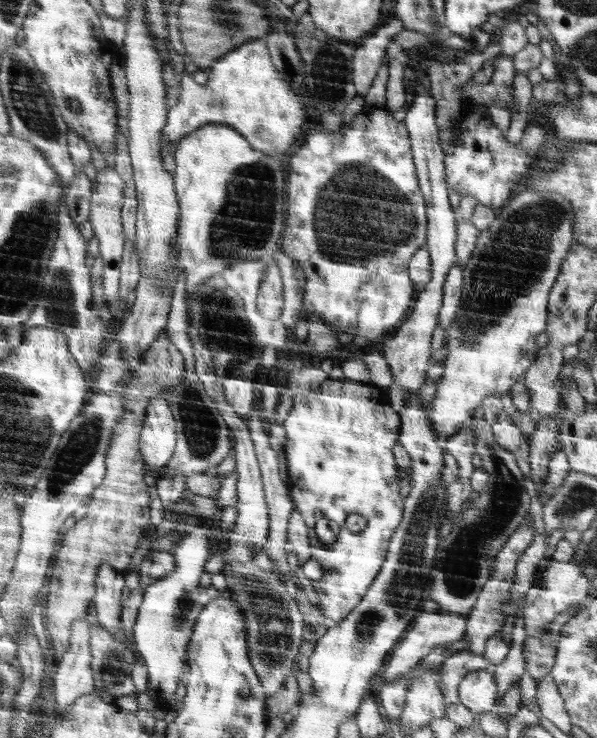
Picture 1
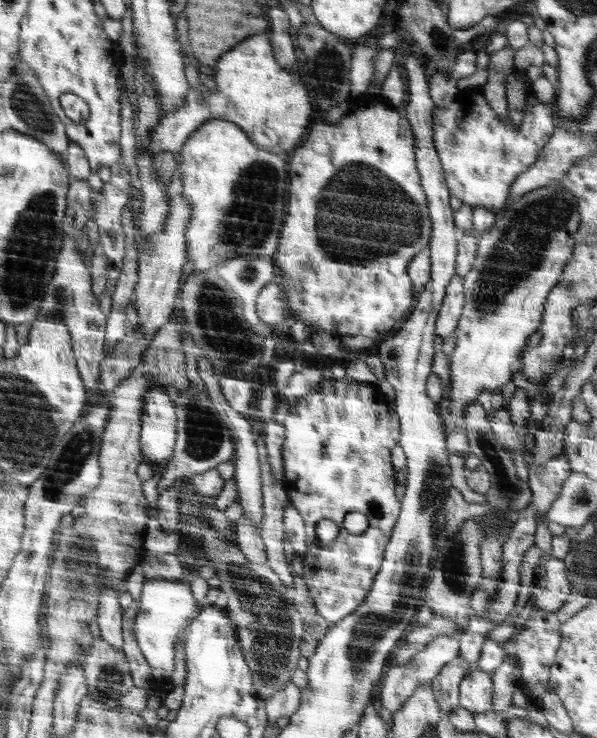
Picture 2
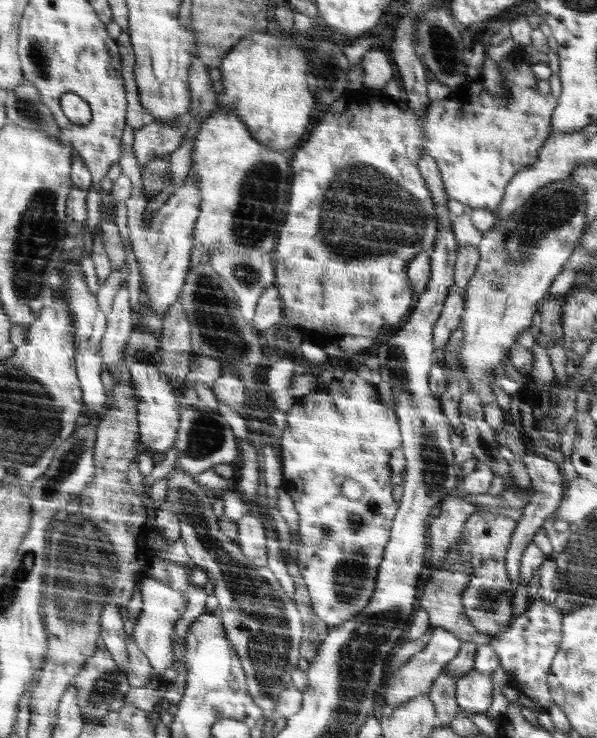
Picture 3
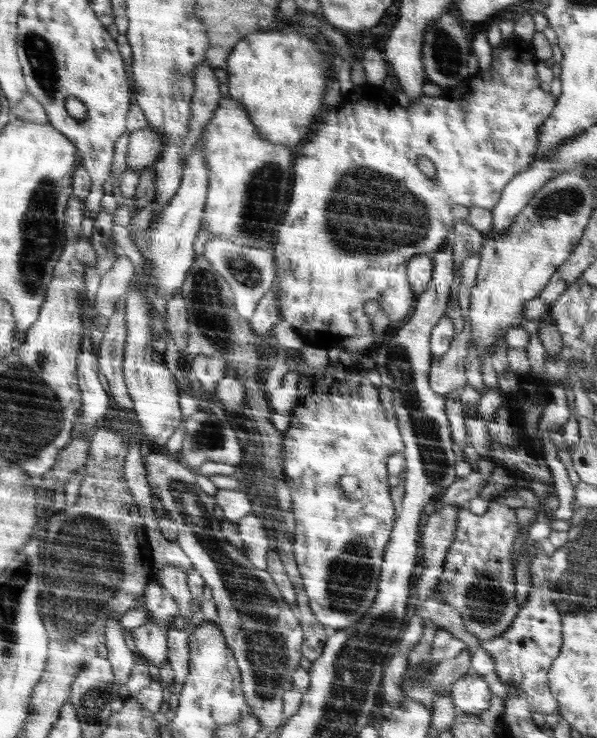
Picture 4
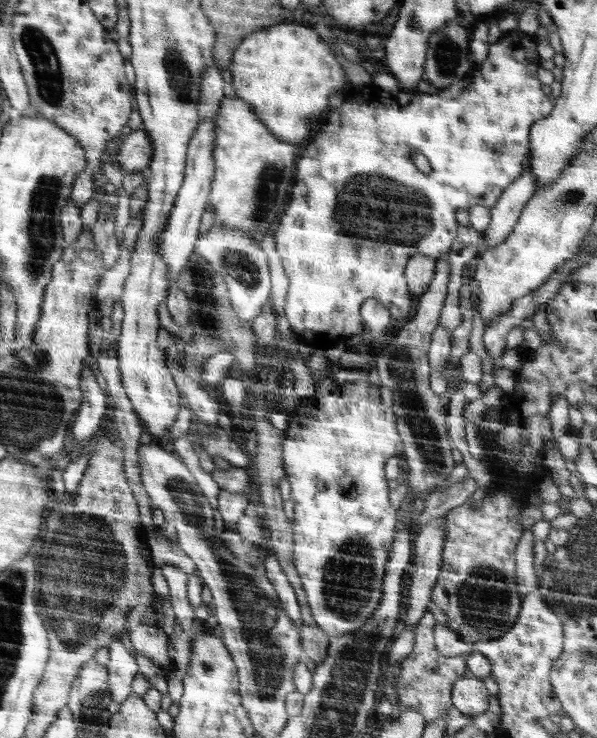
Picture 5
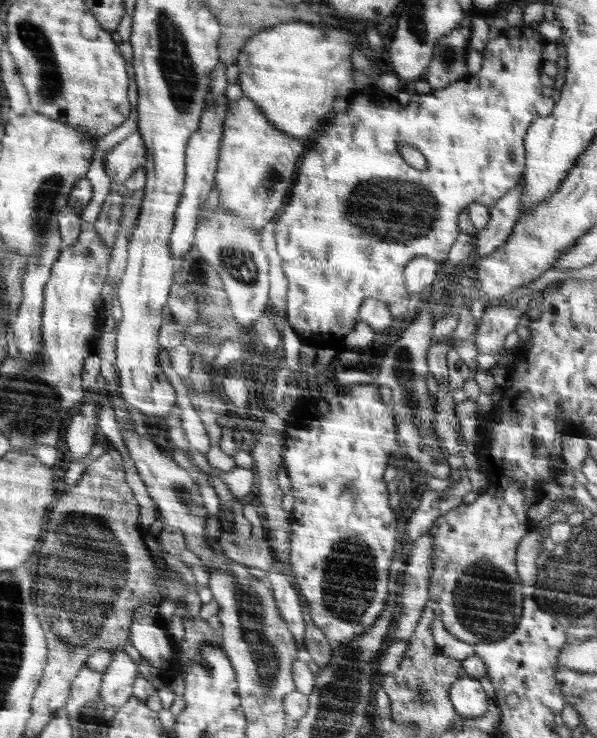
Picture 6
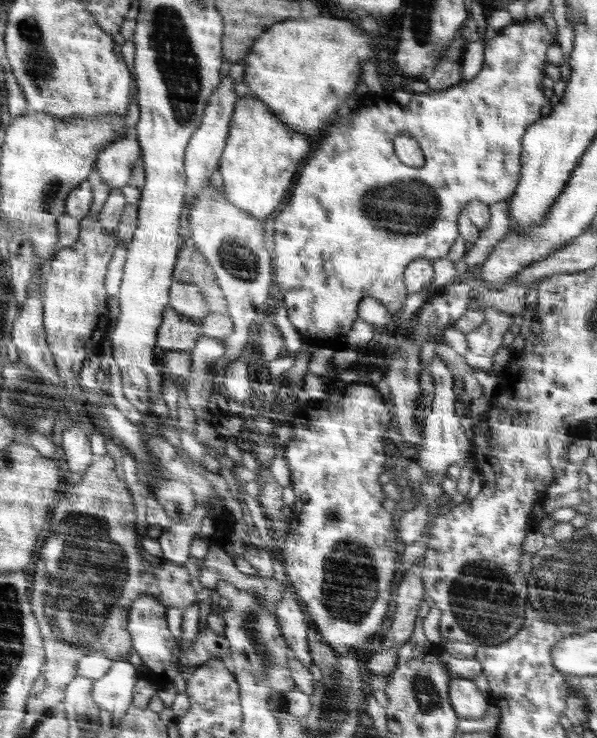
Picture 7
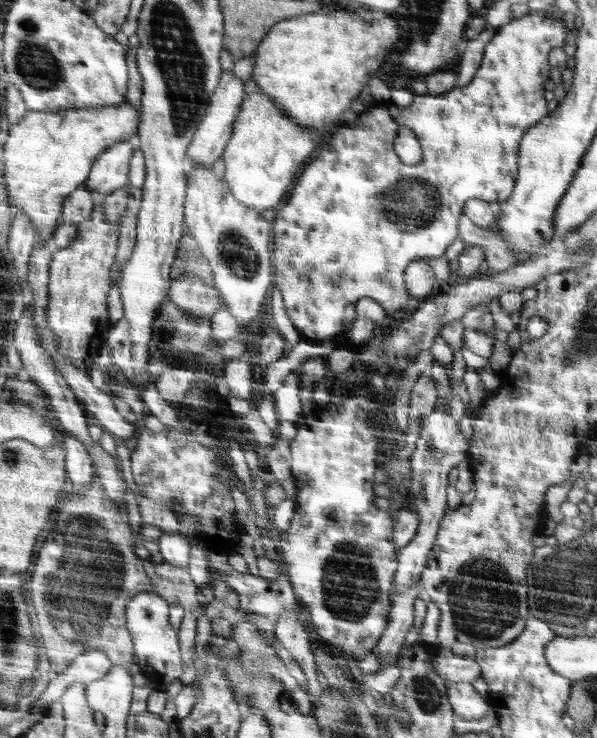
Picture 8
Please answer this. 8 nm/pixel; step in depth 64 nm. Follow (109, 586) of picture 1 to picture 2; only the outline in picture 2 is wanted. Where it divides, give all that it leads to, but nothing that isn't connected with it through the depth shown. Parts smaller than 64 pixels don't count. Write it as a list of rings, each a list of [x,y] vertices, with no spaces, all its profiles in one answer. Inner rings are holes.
[[[113,588],[103,589],[98,607],[97,623],[101,638],[110,642],[117,650],[121,650],[123,648],[123,610],[118,596],[120,592],[116,592]]]

